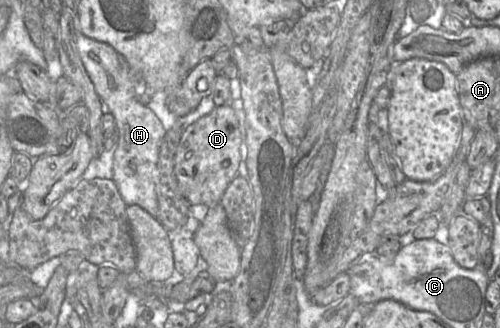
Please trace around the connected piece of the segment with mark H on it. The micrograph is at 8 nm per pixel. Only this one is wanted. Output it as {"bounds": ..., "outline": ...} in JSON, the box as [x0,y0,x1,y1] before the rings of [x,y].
{"bounds":[75,30,167,217],"outline":[[[77,30],[75,44],[95,91],[105,109],[115,118],[119,138],[114,152],[113,179],[118,191],[127,206],[138,205],[157,217],[158,159],[167,131],[154,112],[138,101],[134,86],[128,77],[130,66],[121,54],[110,45],[90,39]]]}

